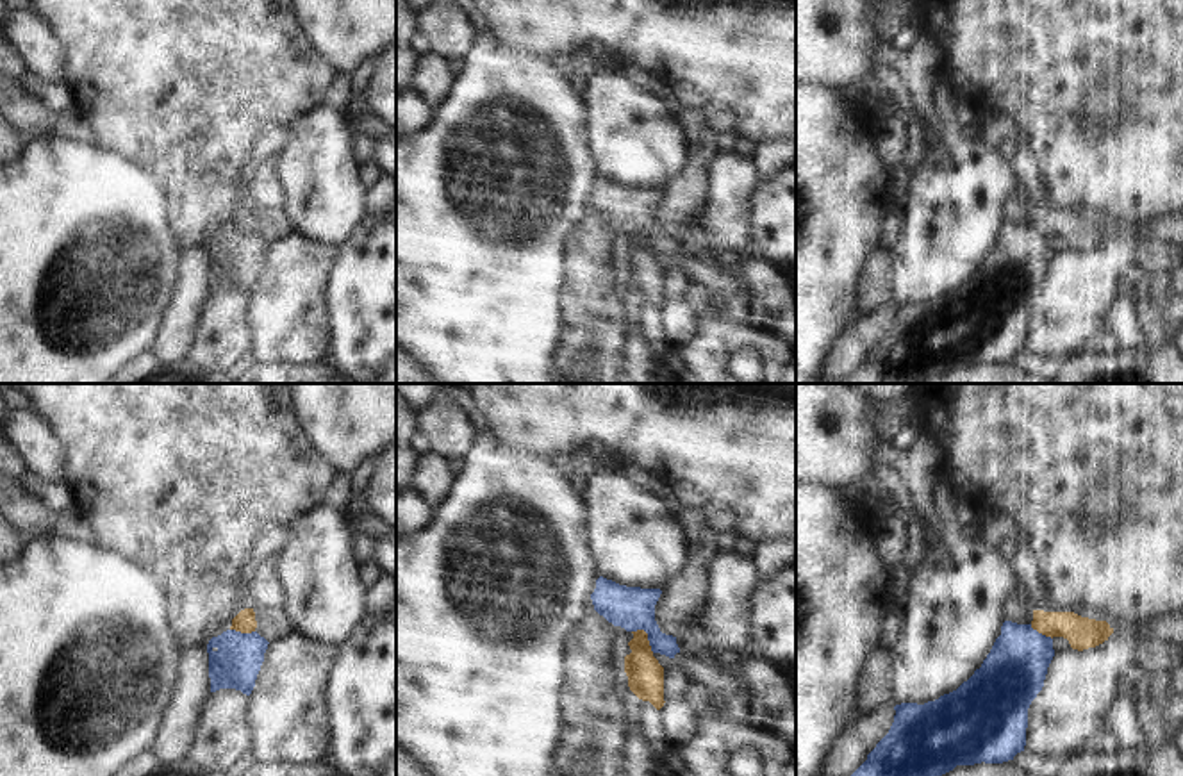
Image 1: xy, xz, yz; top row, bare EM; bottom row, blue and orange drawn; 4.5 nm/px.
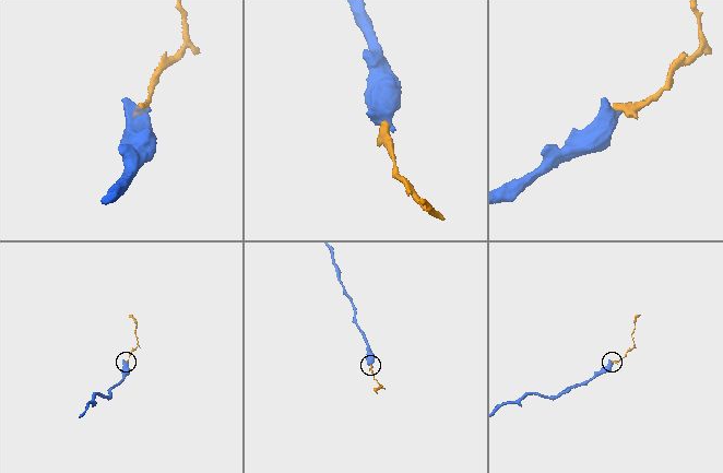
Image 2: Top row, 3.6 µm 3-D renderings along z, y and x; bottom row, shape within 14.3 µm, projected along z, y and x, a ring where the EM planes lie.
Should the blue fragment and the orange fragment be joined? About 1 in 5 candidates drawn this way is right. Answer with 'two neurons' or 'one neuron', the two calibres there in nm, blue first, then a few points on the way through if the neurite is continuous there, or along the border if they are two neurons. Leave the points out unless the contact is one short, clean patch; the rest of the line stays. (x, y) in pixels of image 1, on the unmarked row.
two neurons | 190/160 nm | along xz (632, 231), (643, 231), (653, 252)

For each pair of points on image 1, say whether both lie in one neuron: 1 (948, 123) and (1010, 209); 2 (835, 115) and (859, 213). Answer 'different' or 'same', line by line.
1: different
2: same

